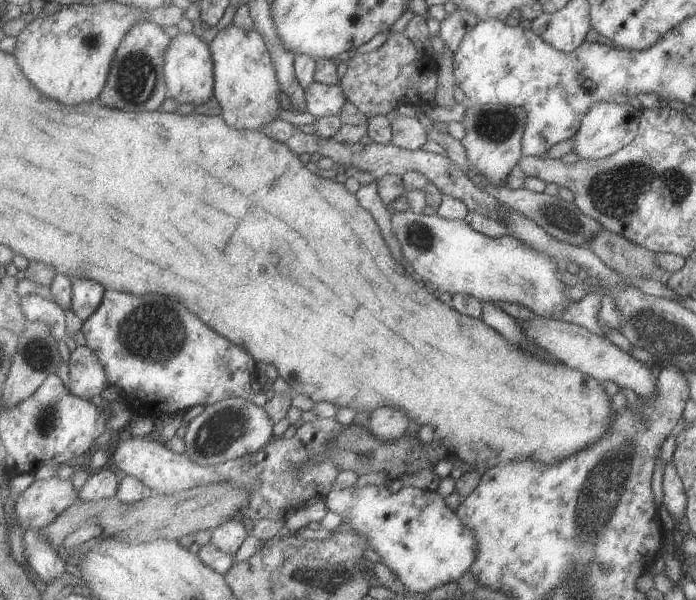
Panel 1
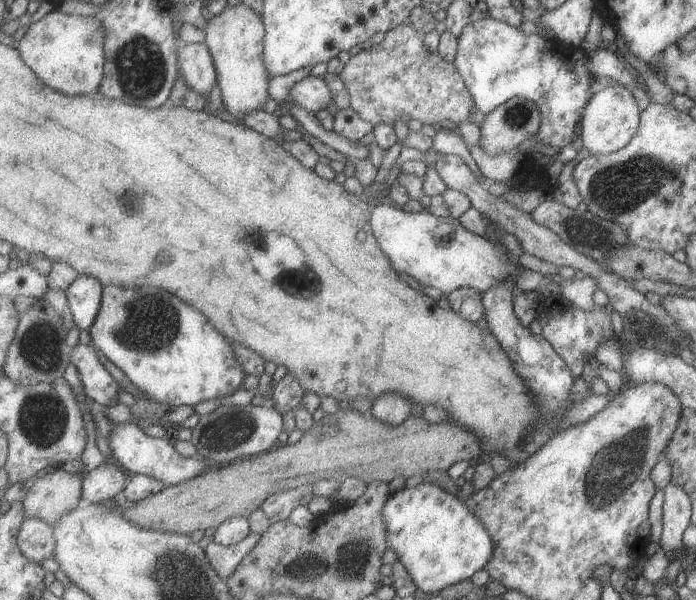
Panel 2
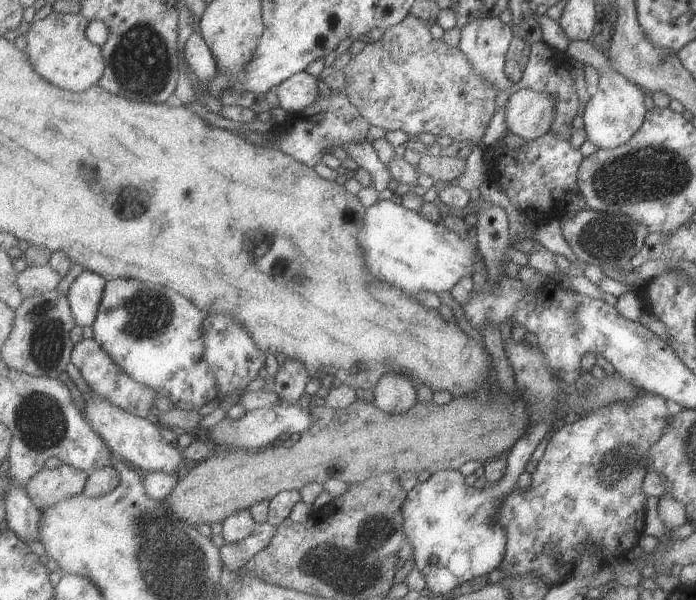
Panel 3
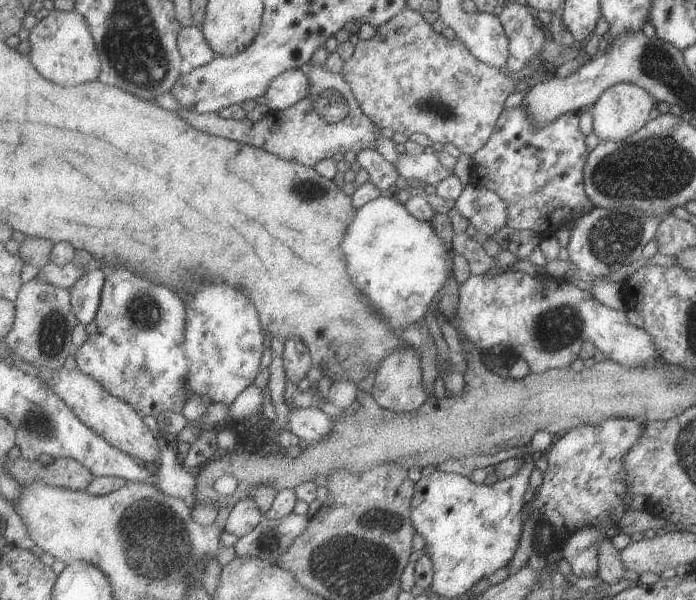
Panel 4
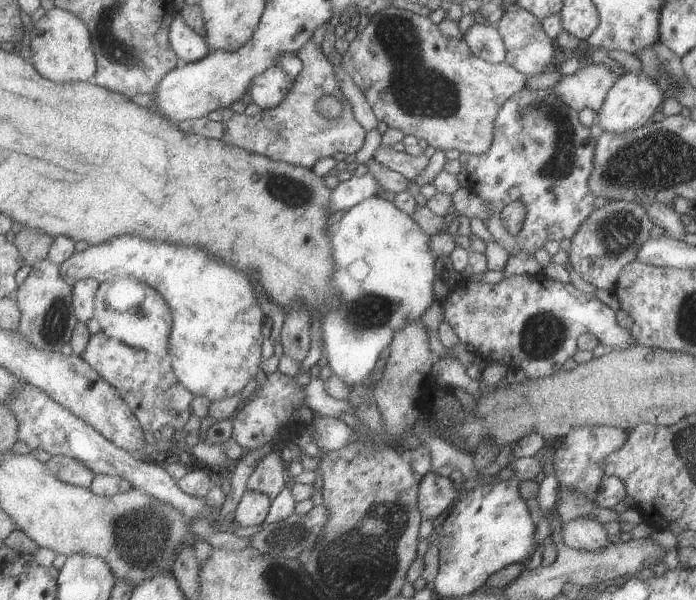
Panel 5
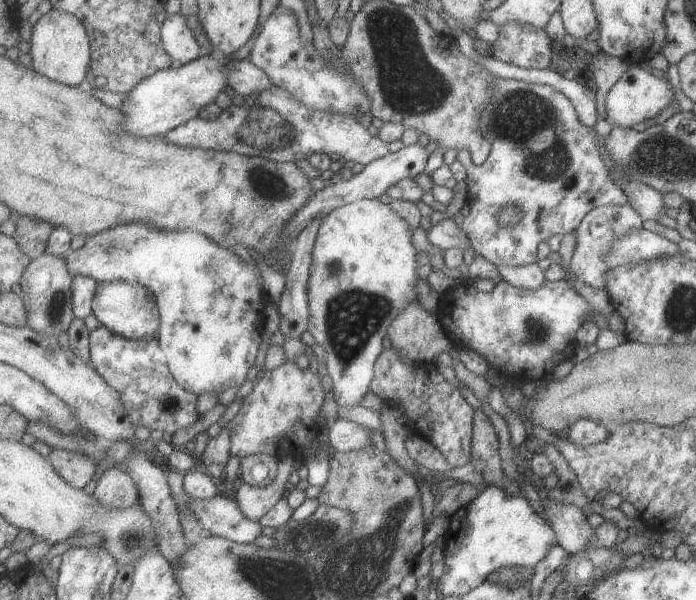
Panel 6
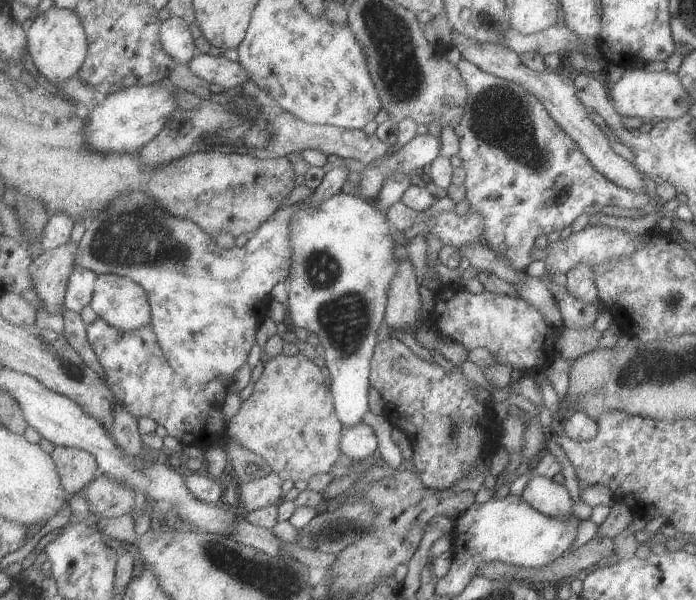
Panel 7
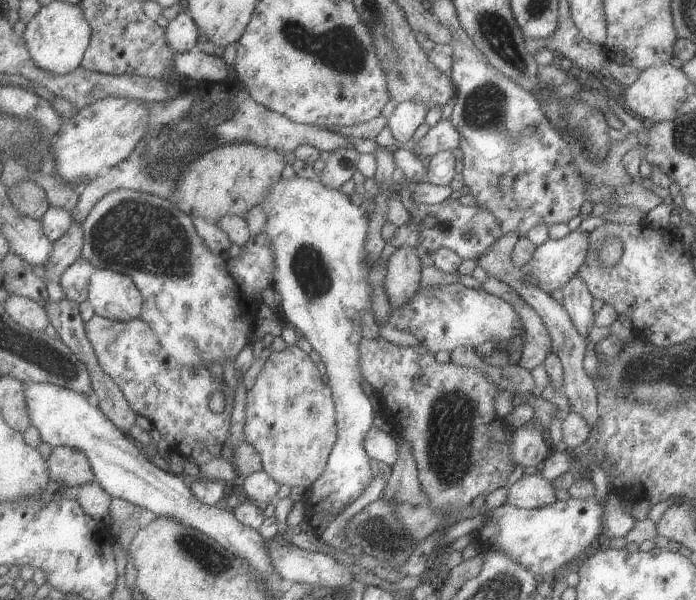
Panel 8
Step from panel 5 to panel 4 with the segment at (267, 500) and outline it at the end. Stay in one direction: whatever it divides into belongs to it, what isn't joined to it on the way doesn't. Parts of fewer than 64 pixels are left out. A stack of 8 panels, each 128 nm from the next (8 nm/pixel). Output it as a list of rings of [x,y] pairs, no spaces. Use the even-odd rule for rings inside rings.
[[[247,497],[231,509],[224,530],[241,538],[257,528],[264,518],[265,513],[259,508],[257,501],[253,497]]]

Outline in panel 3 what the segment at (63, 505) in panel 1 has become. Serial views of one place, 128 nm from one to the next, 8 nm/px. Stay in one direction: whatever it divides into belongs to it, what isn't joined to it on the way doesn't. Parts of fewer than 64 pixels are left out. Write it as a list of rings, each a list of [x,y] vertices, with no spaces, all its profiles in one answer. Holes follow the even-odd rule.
[[[64,463],[55,469],[41,469],[26,486],[32,503],[45,510],[59,501],[84,493],[90,474]]]

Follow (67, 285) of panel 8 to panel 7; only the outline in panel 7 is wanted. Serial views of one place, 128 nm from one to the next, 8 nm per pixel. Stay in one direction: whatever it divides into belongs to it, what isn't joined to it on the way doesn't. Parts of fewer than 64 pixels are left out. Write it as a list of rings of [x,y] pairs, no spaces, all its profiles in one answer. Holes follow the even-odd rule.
[[[76,265],[68,284],[66,308],[81,312],[92,303],[98,274],[92,270]]]

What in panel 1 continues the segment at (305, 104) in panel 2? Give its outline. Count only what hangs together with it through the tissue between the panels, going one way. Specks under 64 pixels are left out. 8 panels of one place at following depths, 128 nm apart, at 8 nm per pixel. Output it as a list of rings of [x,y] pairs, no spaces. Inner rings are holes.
[[[314,81],[306,89],[308,112],[315,117],[331,116],[343,110],[348,97],[341,85],[326,85]]]

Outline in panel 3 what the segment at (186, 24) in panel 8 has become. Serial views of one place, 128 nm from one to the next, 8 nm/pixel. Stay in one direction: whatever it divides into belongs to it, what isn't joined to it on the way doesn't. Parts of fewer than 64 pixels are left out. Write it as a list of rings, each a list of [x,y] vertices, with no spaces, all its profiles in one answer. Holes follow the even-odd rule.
[[[200,32],[193,33],[186,41],[184,58],[201,81],[209,83],[213,81],[220,72],[216,56]]]

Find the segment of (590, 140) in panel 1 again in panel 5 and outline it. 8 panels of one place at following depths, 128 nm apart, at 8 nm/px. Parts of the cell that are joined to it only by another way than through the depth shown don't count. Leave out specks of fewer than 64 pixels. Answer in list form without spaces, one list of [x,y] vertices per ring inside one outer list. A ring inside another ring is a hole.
[[[623,73],[607,91],[600,109],[595,113],[595,122],[603,131],[624,133],[638,129],[651,121],[651,115],[658,110],[663,101],[657,85],[643,73]]]

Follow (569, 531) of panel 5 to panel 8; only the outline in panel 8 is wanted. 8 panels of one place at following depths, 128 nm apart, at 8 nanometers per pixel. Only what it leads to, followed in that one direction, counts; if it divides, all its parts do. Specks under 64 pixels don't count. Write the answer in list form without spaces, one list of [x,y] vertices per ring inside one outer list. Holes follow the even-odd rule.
[[[538,472],[523,475],[511,486],[505,503],[522,508],[536,509],[556,502],[551,482]]]

